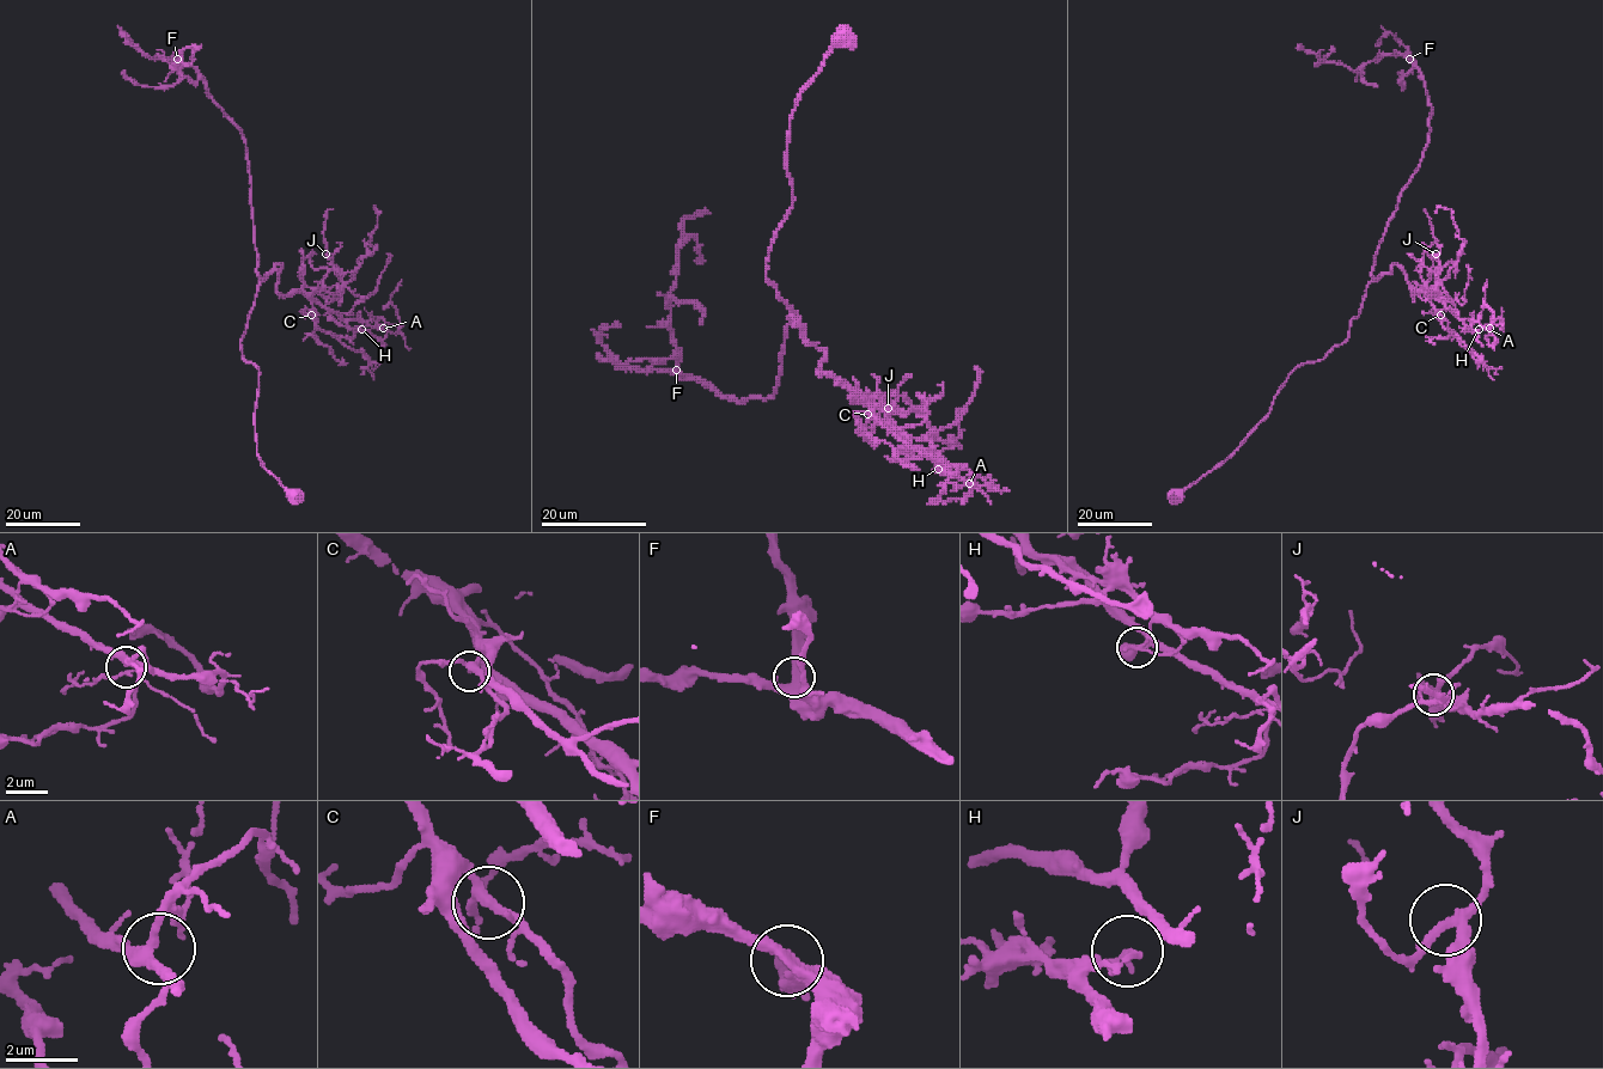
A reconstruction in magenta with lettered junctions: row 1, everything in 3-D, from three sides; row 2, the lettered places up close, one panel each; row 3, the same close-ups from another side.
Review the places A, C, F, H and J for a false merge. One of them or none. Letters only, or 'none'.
H

